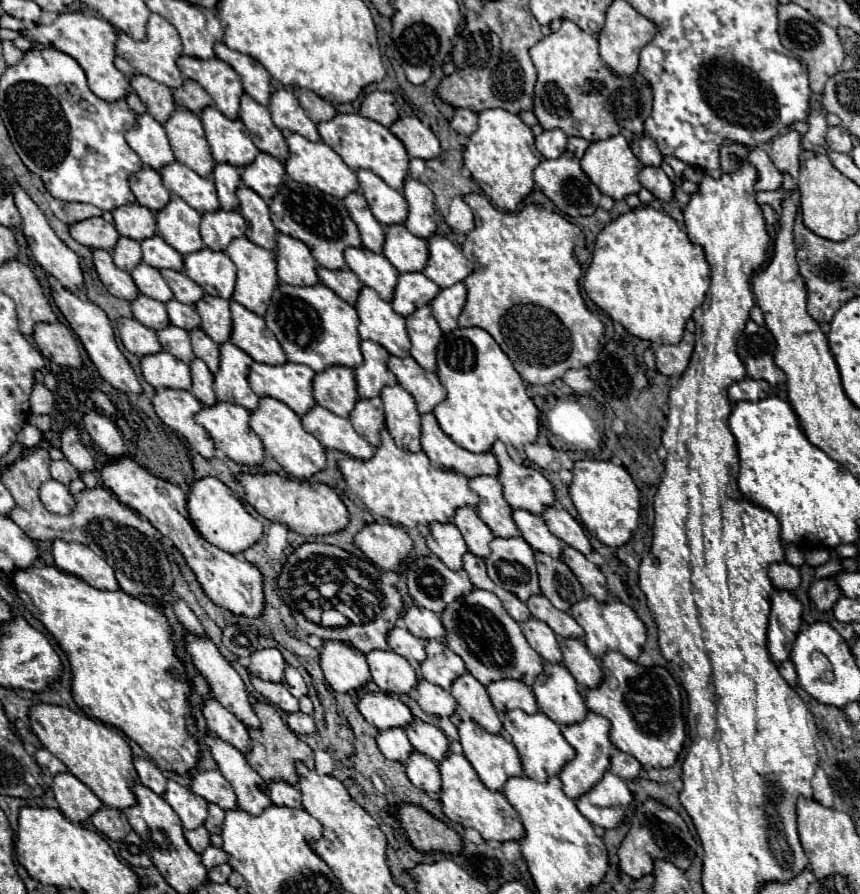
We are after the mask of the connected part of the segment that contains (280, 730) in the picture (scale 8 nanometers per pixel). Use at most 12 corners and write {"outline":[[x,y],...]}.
{"outline":[[255,703],[249,765],[269,783],[297,787],[295,761],[315,757],[269,703]]}

